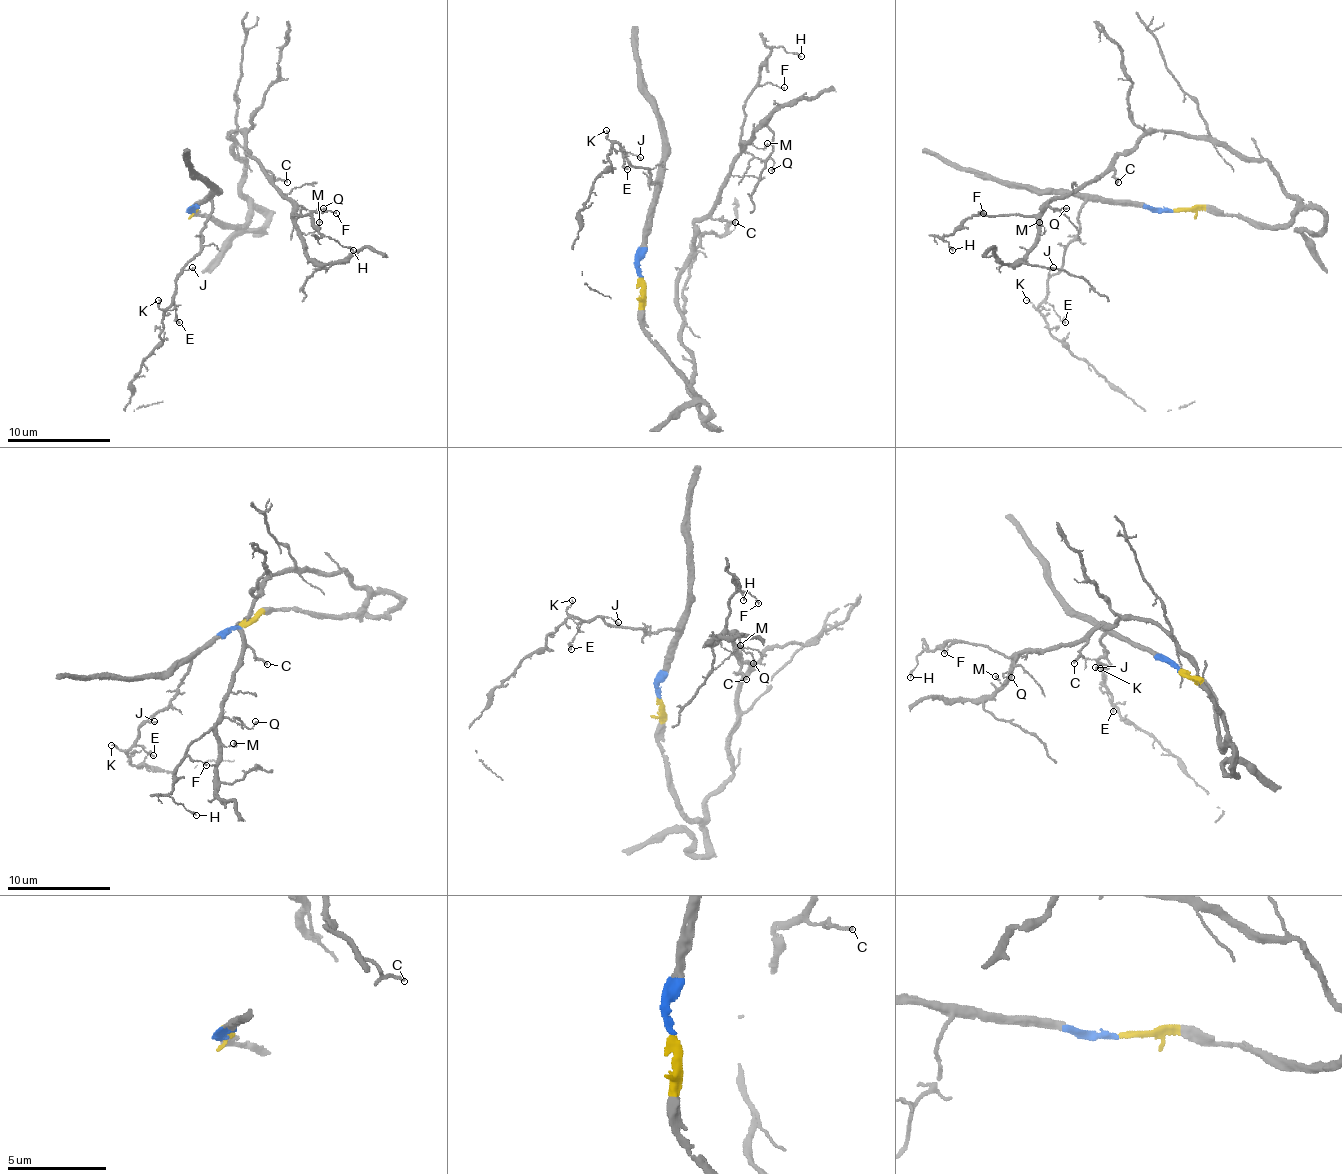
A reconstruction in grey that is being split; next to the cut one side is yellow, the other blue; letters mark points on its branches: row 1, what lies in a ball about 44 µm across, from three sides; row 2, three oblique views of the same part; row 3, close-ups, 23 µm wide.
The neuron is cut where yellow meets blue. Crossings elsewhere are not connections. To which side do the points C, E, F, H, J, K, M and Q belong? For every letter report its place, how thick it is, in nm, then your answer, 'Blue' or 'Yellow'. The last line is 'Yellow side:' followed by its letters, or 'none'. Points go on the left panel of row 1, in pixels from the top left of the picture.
C: Place: (287, 182). Thickness 140 nm. Yellow
E: Place: (179, 322). Thickness 160 nm. Blue
F: Place: (336, 213). Thickness 100 nm. Yellow
H: Place: (353, 250). Thickness 130 nm. Yellow
J: Place: (192, 267). Thickness 90 nm. Blue
K: Place: (158, 300). Thickness 100 nm. Blue
M: Place: (319, 222). Thickness 120 nm. Yellow
Q: Place: (323, 208). Thickness 100 nm. Yellow
Yellow side: C, F, H, M, Q

